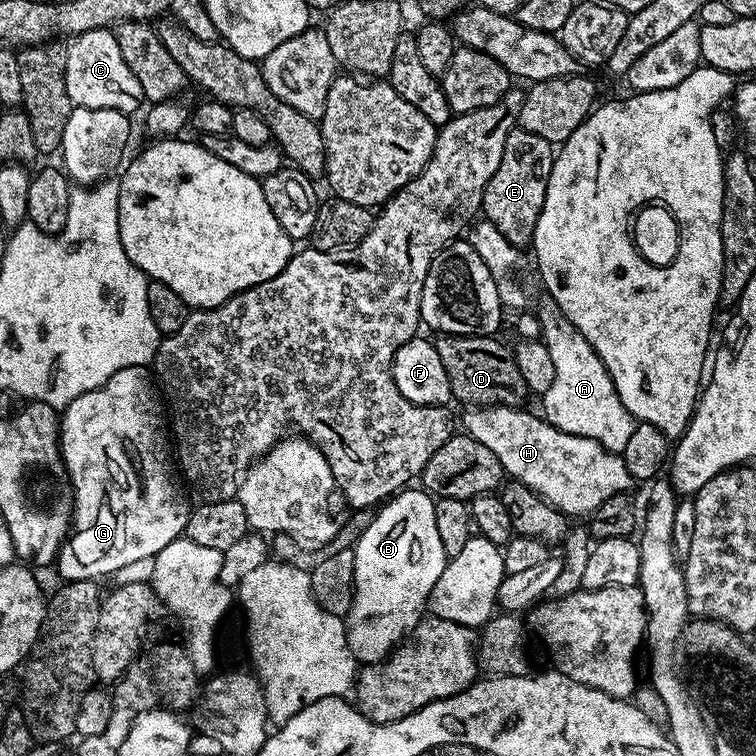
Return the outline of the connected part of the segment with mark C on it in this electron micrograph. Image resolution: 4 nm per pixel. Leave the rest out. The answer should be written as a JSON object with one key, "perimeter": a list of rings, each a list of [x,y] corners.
{"perimeter":[[[99,28],[75,37],[67,45],[66,54],[66,94],[70,94],[72,103],[78,107],[98,107],[118,110],[127,114],[134,113],[140,103],[145,103],[142,86],[133,71],[126,66],[122,53],[112,30]]]}

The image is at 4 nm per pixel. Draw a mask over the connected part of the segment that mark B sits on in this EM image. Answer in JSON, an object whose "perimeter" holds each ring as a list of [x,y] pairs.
{"perimeter":[[[419,487],[411,488],[401,490],[387,502],[381,503],[372,517],[370,526],[366,526],[366,530],[354,545],[356,577],[360,587],[374,605],[374,615],[371,617],[370,625],[372,624],[384,648],[394,647],[411,628],[419,626],[420,615],[423,614],[428,599],[431,596],[433,599],[434,593],[439,589],[440,579],[446,567],[446,557],[435,521],[436,500]]]}

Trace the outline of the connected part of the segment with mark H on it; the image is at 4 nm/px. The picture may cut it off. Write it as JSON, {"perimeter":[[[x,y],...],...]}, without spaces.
{"perimeter":[[[495,404],[492,408],[469,407],[464,416],[463,431],[473,436],[482,446],[487,446],[493,452],[494,458],[498,458],[501,469],[511,479],[530,486],[539,494],[547,504],[552,504],[560,512],[569,518],[581,516],[587,517],[598,510],[606,498],[614,498],[614,494],[628,492],[633,487],[632,476],[626,470],[626,462],[623,455],[618,452],[608,452],[594,438],[582,438],[578,434],[566,434],[555,428],[552,423],[544,419],[543,415],[532,412],[523,412],[523,407],[507,408],[501,404]]]}

